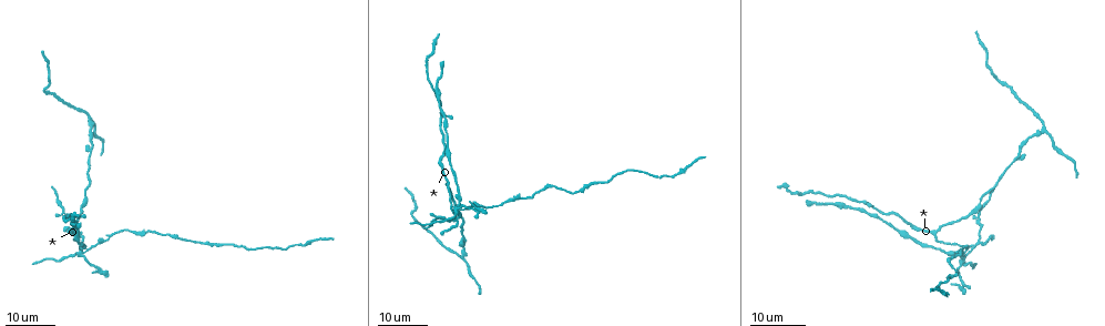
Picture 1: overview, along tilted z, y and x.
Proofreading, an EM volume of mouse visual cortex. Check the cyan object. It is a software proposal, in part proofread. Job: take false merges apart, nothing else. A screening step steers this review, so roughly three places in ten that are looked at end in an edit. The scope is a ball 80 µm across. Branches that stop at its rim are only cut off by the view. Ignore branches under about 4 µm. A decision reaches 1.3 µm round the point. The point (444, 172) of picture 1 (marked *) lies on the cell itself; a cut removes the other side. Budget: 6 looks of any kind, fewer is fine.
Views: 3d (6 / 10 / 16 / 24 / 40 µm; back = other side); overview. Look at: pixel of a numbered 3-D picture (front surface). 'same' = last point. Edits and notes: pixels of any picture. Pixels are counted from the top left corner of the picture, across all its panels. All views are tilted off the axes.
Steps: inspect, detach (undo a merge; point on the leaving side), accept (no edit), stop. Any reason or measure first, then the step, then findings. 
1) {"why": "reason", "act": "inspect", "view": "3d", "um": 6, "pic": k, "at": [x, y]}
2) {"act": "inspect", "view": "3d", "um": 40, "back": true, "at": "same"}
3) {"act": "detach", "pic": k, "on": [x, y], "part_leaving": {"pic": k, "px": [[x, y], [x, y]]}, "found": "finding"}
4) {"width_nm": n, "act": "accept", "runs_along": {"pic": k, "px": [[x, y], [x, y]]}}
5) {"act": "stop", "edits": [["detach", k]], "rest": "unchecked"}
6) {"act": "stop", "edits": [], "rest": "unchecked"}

{"why": "branch point", "act": "inspect", "view": "3d", "um": 24, "pic": 1, "at": [463, 257]}

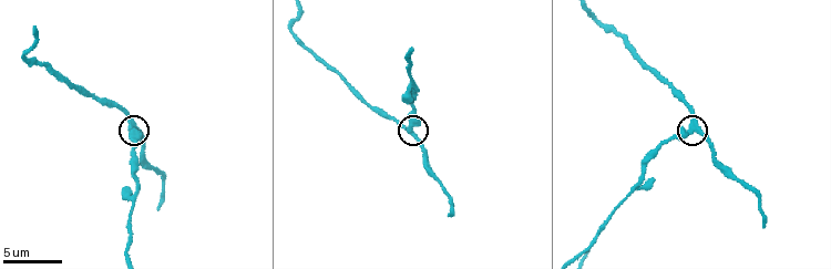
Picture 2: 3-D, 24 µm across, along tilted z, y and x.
{"act": "inspect", "view": "3d", "um": 6, "pic": 2, "at": [131, 123]}

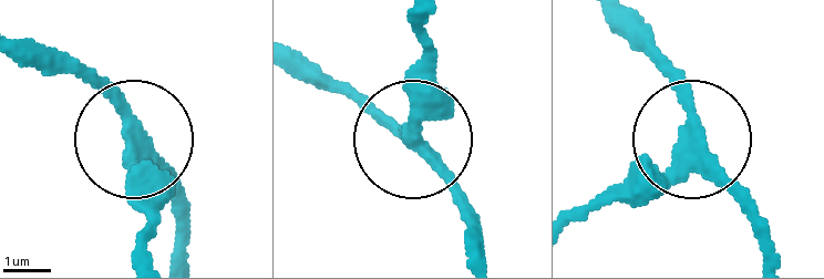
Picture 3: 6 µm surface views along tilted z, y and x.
{"act": "inspect", "view": "3d", "um": 6, "back": true, "pic": 3, "at": [139, 140]}

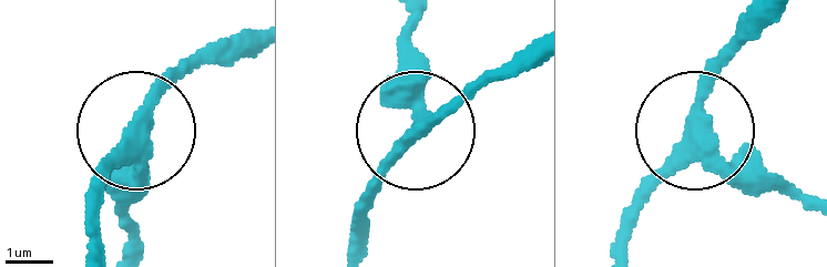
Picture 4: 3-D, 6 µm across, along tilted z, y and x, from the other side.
{"act": "detach", "pic": 4, "on": [169, 81], "part_leaving": {"pic": 4, "px": [[136, 136], [172, 84], [252, 50]]}, "found": "two cells meet here"}

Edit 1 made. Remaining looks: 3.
{"why": "two arms in line, one across", "act": "inspect", "view": "3d", "um": 16, "pic": 2, "at": [633, 190]}

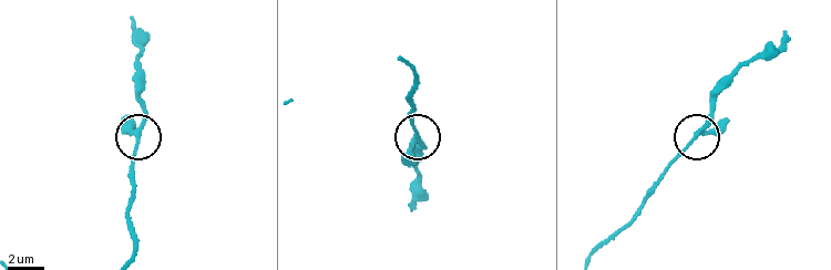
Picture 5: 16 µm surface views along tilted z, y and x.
{"act": "inspect", "view": "3d", "um": 6, "pic": 5, "at": [696, 133]}

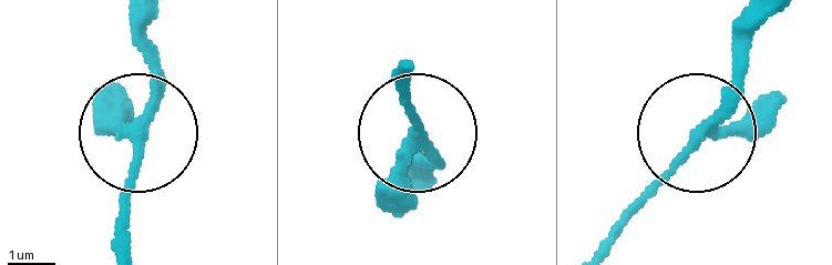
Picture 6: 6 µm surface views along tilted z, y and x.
{"arms": 3, "act": "accept", "found": "all the same cell"}

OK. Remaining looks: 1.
{"act": "stop", "edits": [["detach", 4]], "rest": "unchecked"}

